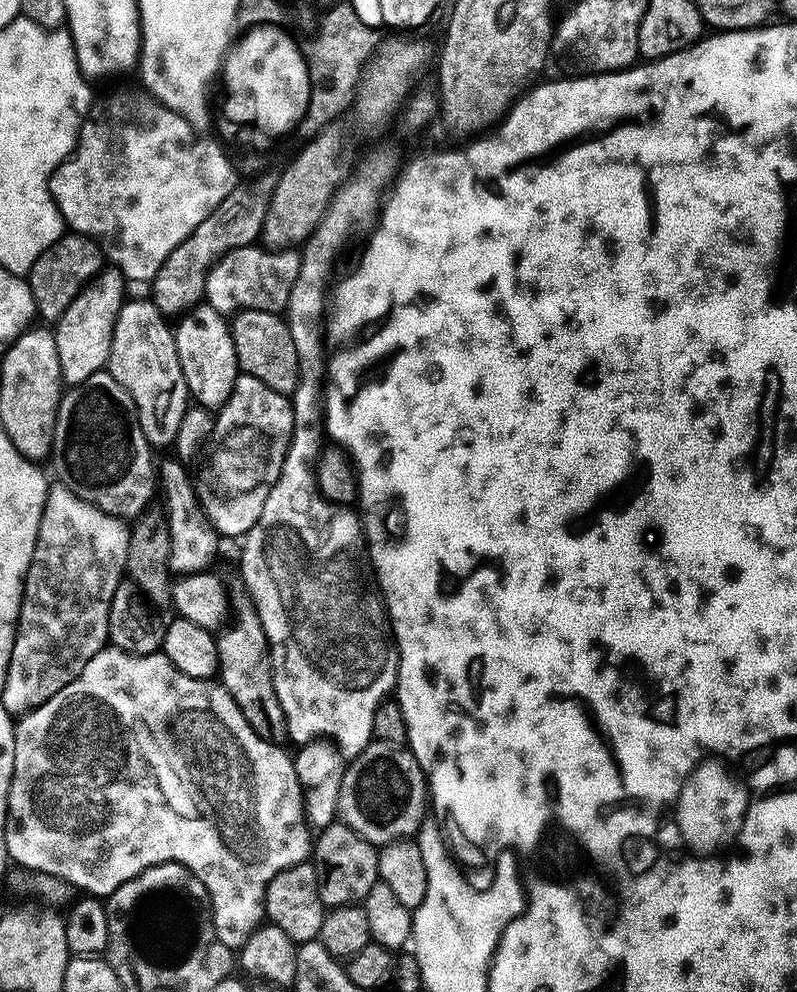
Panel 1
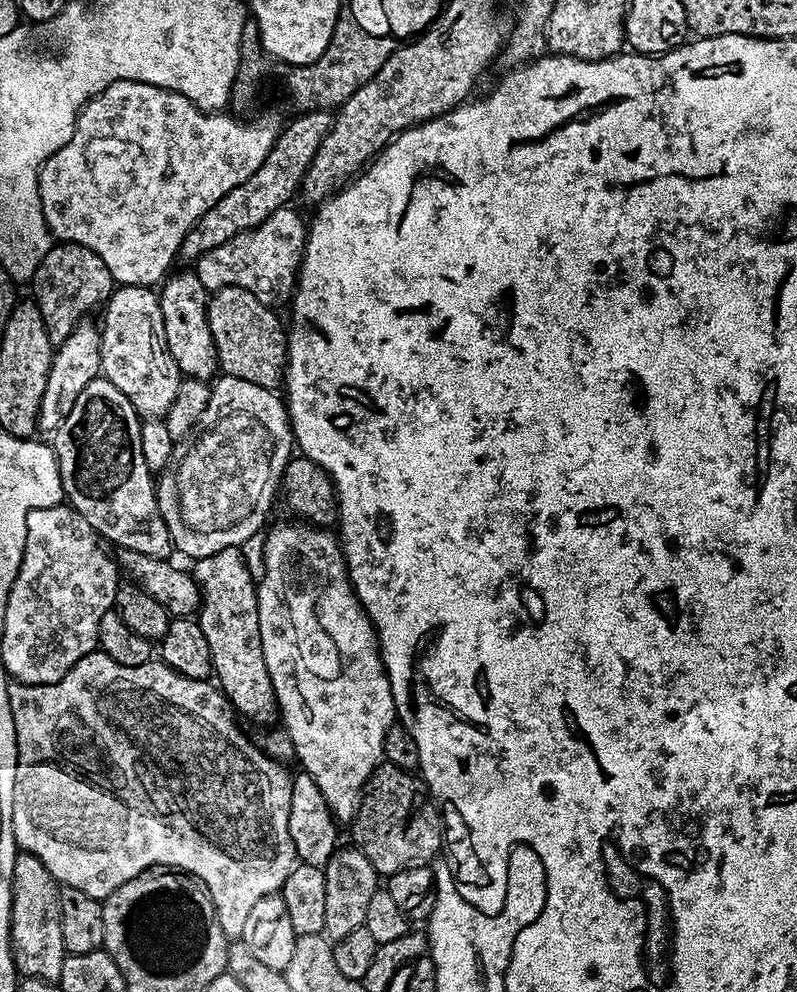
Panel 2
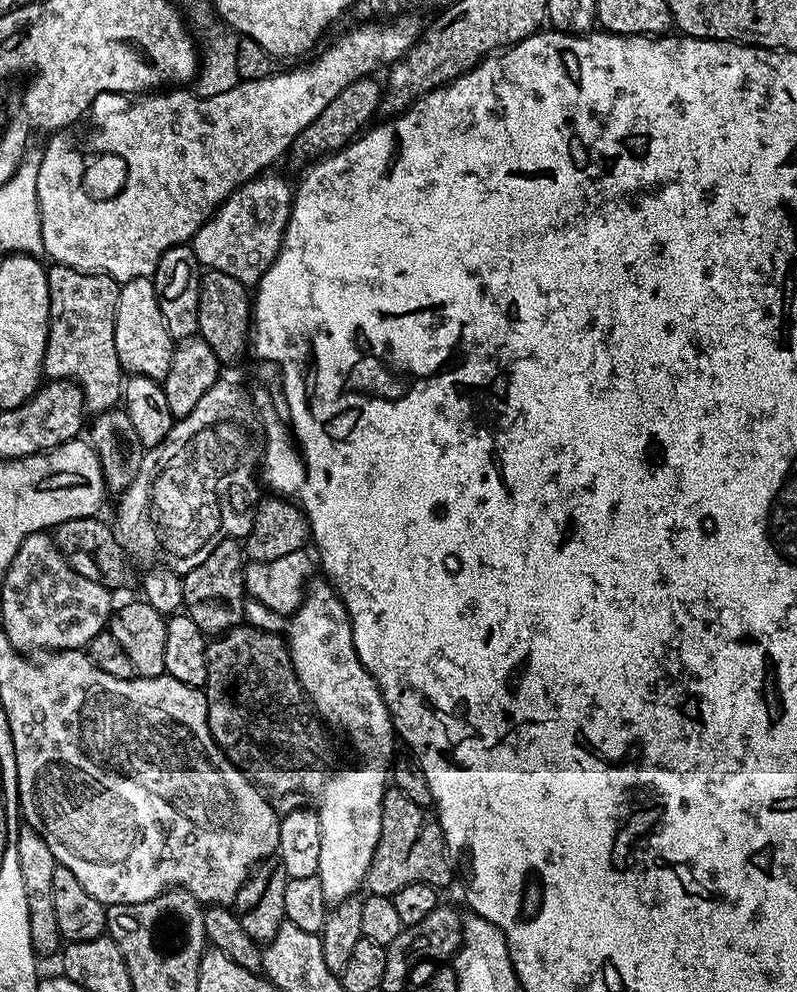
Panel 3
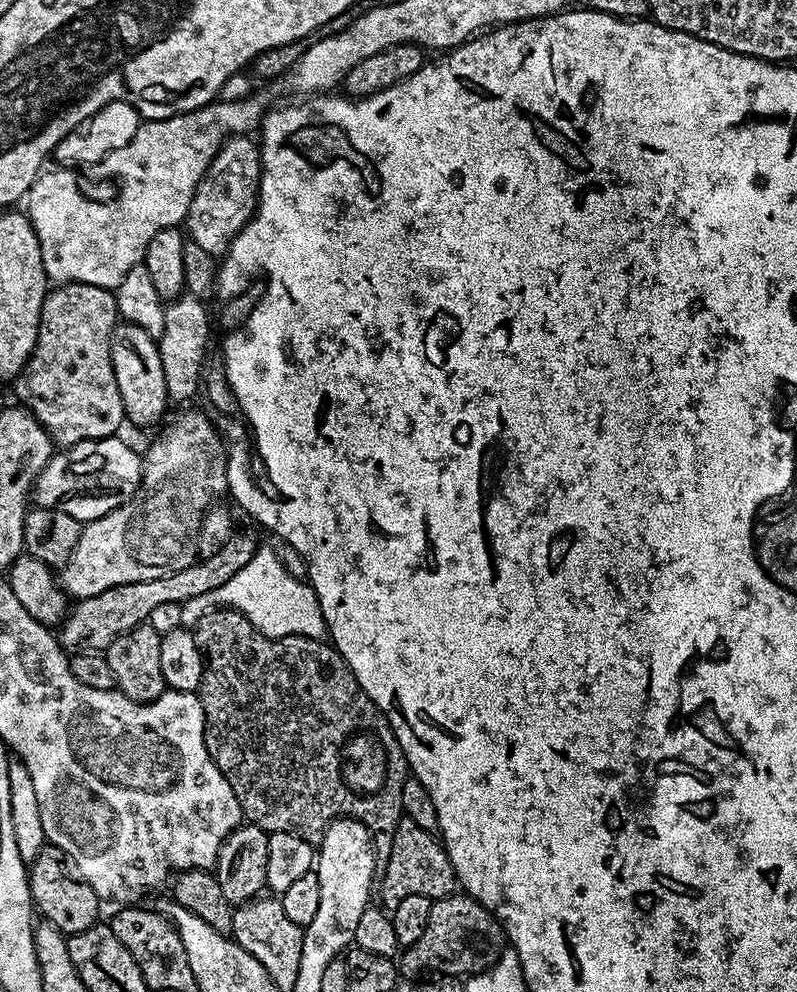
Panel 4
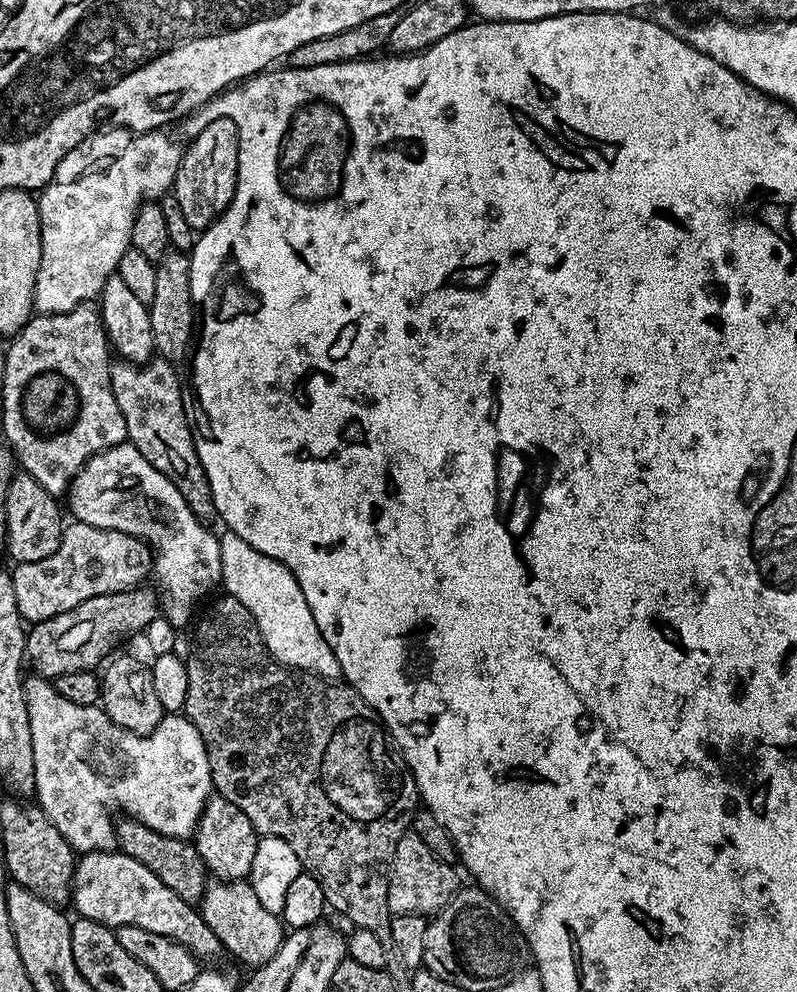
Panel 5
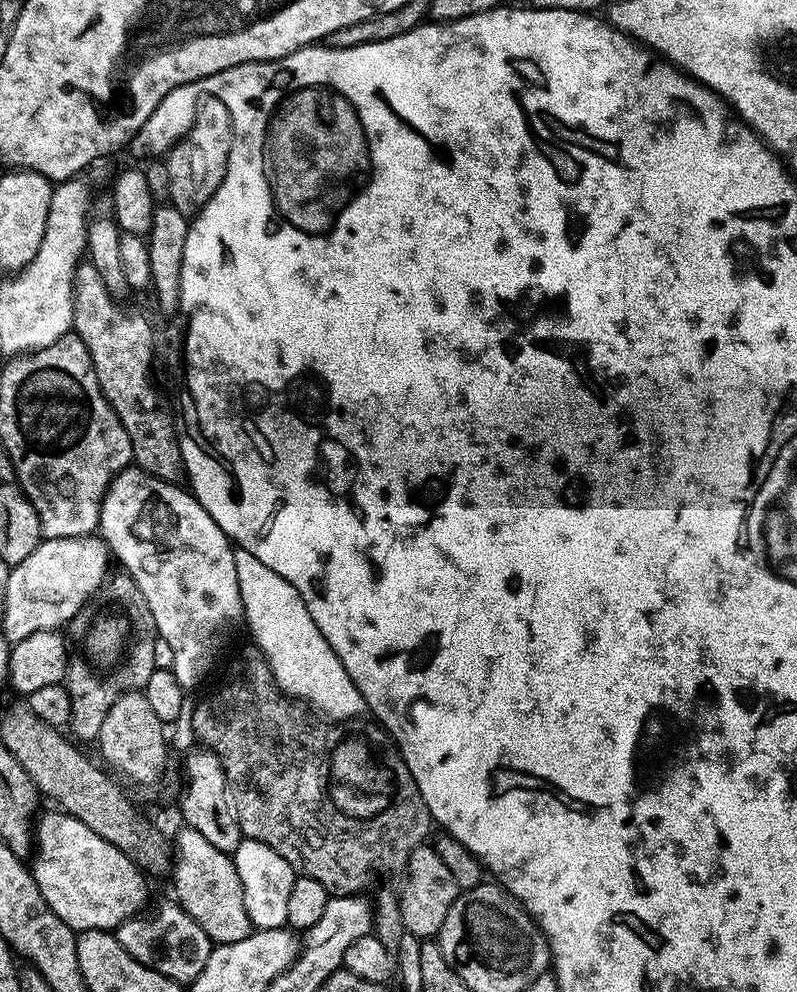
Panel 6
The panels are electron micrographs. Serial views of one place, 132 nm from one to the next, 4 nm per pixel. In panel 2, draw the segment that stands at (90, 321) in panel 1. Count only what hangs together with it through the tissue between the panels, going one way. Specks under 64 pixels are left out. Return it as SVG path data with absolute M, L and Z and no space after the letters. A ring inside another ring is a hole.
M81 323L72 336L53 351L50 374L46 378L46 394L42 396L40 407L38 428L41 433L52 434L63 429L77 411L80 395L86 390L86 386L90 386L90 382L94 382L101 375L100 328L88 323Z

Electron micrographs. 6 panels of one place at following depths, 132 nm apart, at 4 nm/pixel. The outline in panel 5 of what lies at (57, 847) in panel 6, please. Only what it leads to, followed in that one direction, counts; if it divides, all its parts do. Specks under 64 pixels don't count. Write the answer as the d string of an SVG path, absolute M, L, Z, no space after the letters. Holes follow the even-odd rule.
M119 850L86 852L77 859L76 868L72 871L70 904L80 911L77 913L83 919L104 924L113 930L123 924L142 926L142 930L150 930L178 942L197 958L221 955L222 952L218 934L206 926L200 917L199 907L178 898L178 894L174 894L174 890L170 890L154 870Z

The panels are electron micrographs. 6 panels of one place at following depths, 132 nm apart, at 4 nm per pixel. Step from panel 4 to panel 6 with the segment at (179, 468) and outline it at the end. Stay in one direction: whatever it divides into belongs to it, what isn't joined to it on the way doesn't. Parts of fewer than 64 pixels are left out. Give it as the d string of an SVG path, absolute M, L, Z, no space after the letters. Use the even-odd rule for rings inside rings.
M99 535L75 536L74 538L41 539L39 546L30 554L30 558L22 558L22 562L11 565L6 582L6 606L2 610L4 624L2 630L9 642L26 638L35 632L47 632L59 629L60 624L75 621L84 607L102 588L110 575L108 569L110 553L108 545Z

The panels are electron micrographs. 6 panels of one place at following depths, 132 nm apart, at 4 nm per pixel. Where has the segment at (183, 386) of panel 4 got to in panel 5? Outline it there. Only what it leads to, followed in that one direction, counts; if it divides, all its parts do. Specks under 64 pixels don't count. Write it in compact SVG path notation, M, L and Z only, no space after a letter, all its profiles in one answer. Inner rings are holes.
M169 250L156 264L158 283L154 285L154 298L148 305L150 330L154 334L156 352L169 362L177 362L189 355L194 340L194 325L198 316L190 294L190 256L187 252Z

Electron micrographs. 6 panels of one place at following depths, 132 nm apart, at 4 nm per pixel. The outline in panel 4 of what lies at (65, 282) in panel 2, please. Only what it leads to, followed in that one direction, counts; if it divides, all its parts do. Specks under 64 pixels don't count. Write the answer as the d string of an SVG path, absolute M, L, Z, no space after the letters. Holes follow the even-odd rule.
M62 284L53 287L42 302L42 314L38 326L38 342L26 366L16 377L14 387L21 405L38 418L48 432L53 445L67 450L73 444L87 440L104 440L116 436L120 424L125 423L122 394L118 394L118 382L114 382L114 366L110 358L112 332L118 323L116 293L113 289L89 284Z

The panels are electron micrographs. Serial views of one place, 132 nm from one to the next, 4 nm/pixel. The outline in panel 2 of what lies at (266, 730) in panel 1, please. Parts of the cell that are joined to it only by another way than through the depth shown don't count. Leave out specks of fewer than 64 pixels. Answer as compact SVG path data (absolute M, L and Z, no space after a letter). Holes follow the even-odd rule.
M223 548L209 556L199 557L190 571L192 579L196 581L202 593L202 603L198 609L198 623L202 634L206 634L206 642L210 646L212 655L212 670L215 683L224 693L227 703L241 717L253 720L256 724L272 724L281 719L280 705L276 703L276 692L270 682L270 674L266 670L266 662L262 654L262 634L258 622L258 602L256 594L258 591L257 581L252 580L252 572L248 569L246 561L240 557L241 549Z

